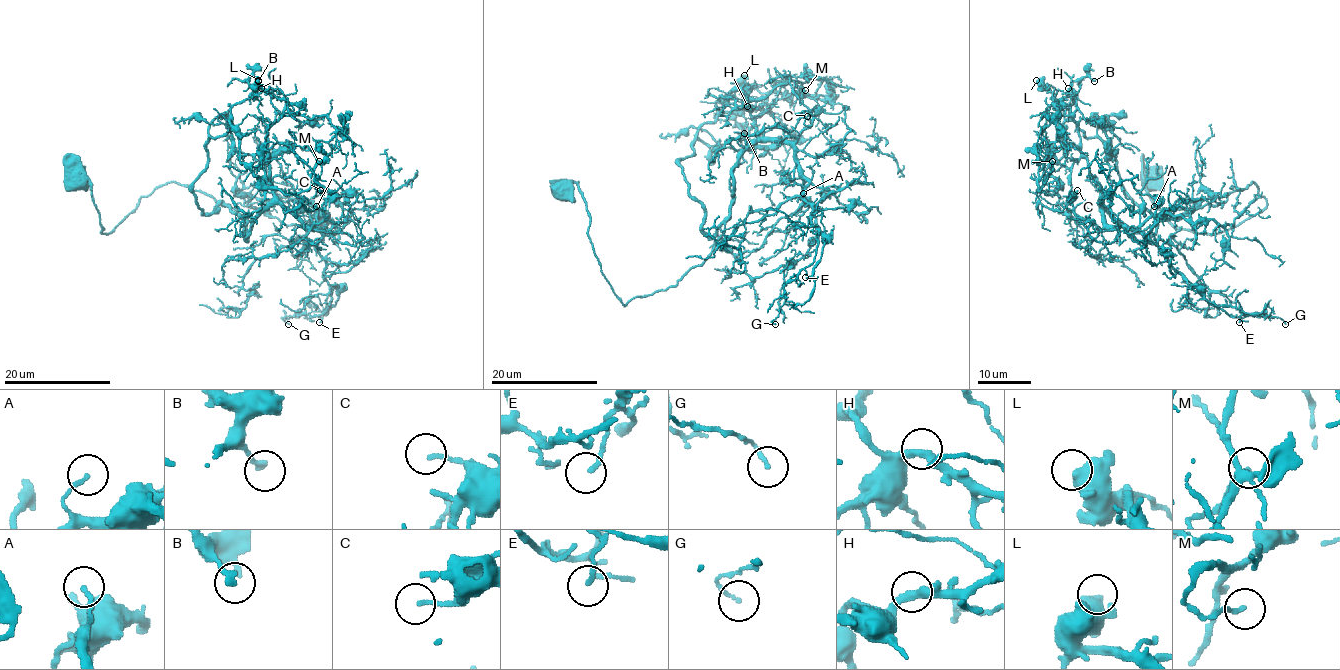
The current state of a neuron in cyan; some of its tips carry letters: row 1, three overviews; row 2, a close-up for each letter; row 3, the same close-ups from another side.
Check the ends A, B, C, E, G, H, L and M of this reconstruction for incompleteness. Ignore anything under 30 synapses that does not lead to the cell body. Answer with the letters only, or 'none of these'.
none of these

